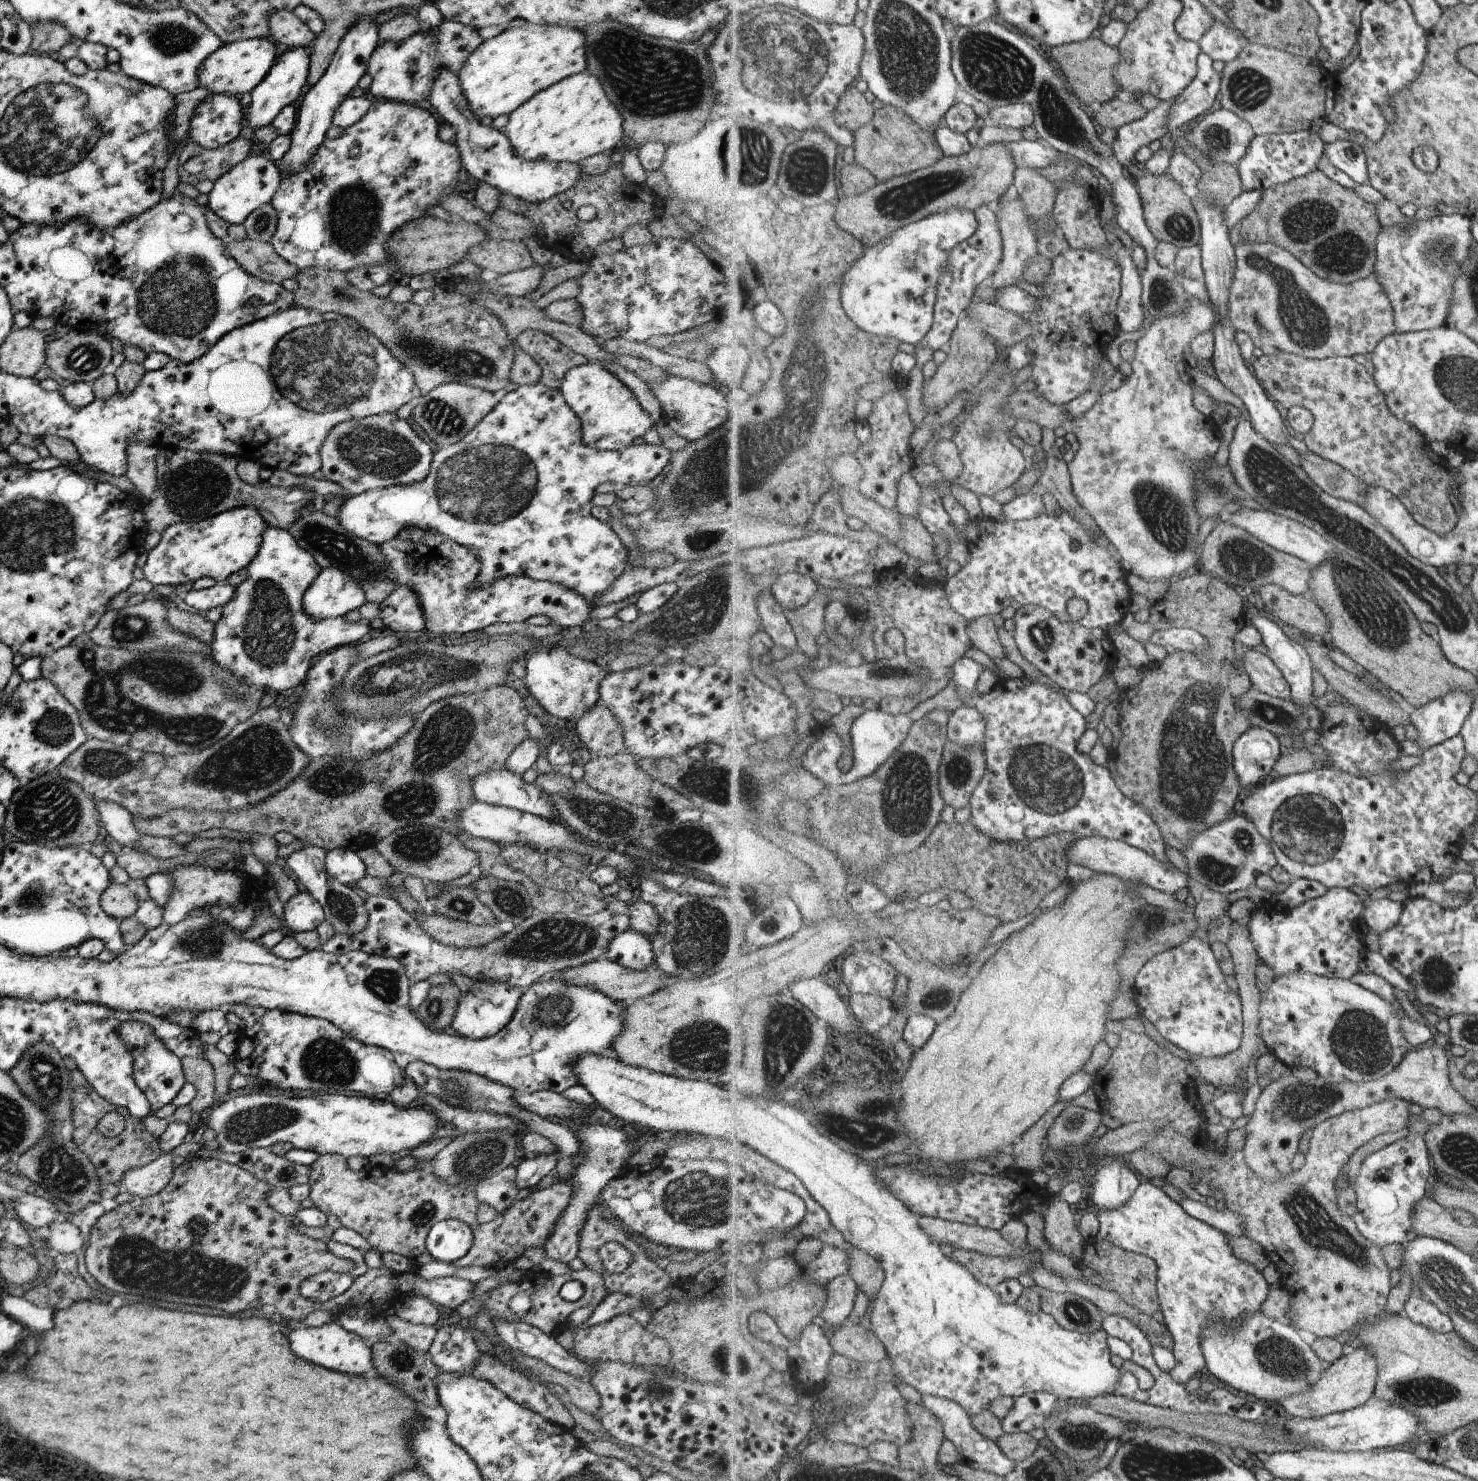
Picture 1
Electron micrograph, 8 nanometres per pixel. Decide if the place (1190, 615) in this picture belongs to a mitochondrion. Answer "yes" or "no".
no

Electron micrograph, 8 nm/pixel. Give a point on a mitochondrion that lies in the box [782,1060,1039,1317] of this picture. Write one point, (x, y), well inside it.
(864, 1132)

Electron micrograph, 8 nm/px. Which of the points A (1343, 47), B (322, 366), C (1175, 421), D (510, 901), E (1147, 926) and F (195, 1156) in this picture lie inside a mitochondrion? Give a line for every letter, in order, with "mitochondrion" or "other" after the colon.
A: other
B: mitochondrion
C: other
D: mitochondrion
E: mitochondrion
F: other

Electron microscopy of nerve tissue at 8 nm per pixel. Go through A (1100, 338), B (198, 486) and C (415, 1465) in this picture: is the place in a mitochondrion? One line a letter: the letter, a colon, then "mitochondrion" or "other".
A: other
B: mitochondrion
C: other

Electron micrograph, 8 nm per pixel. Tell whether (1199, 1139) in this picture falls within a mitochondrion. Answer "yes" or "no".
no

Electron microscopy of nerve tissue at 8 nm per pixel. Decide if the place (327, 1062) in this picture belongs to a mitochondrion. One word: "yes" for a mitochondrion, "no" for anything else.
yes

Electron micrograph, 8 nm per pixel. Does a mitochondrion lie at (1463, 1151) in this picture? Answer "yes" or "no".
yes

